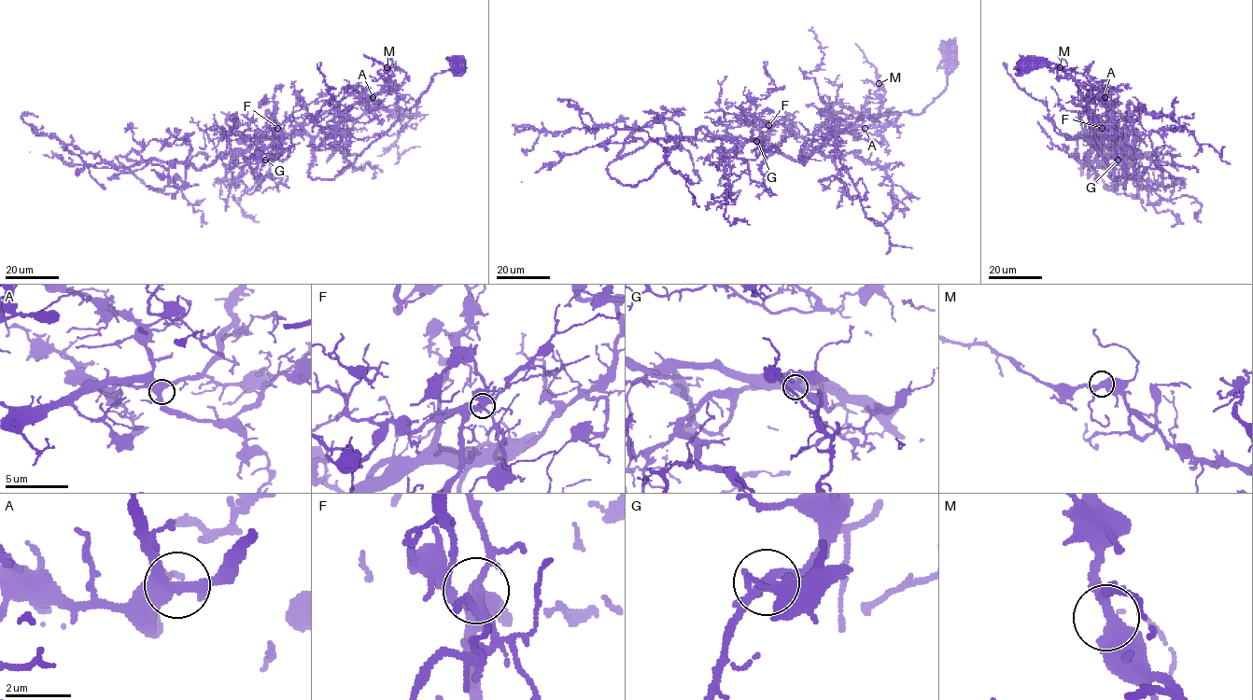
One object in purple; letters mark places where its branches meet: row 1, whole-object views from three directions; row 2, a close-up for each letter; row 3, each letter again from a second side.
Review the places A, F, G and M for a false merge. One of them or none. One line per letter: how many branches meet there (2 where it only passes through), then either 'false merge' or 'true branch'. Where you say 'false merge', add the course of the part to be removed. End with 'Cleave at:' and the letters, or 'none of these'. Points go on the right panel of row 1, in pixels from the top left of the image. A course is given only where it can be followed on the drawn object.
A: branches 4; true branch
F: branches 4; true branch
G: branches 4; true branch
M: branches 4; true branch
Cleave at: none of these

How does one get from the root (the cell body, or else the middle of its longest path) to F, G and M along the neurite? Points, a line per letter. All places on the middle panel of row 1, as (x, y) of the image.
F: (952, 52), (947, 87), (921, 113), (863, 117), (806, 141), (806, 160), (762, 141), (768, 125)
G: (952, 52), (947, 87), (919, 114), (863, 117), (842, 133), (806, 141), (800, 148), (806, 160), (757, 141)
M: (952, 52), (947, 87), (921, 113), (863, 117), (806, 141), (800, 158), (871, 125), (879, 83)

